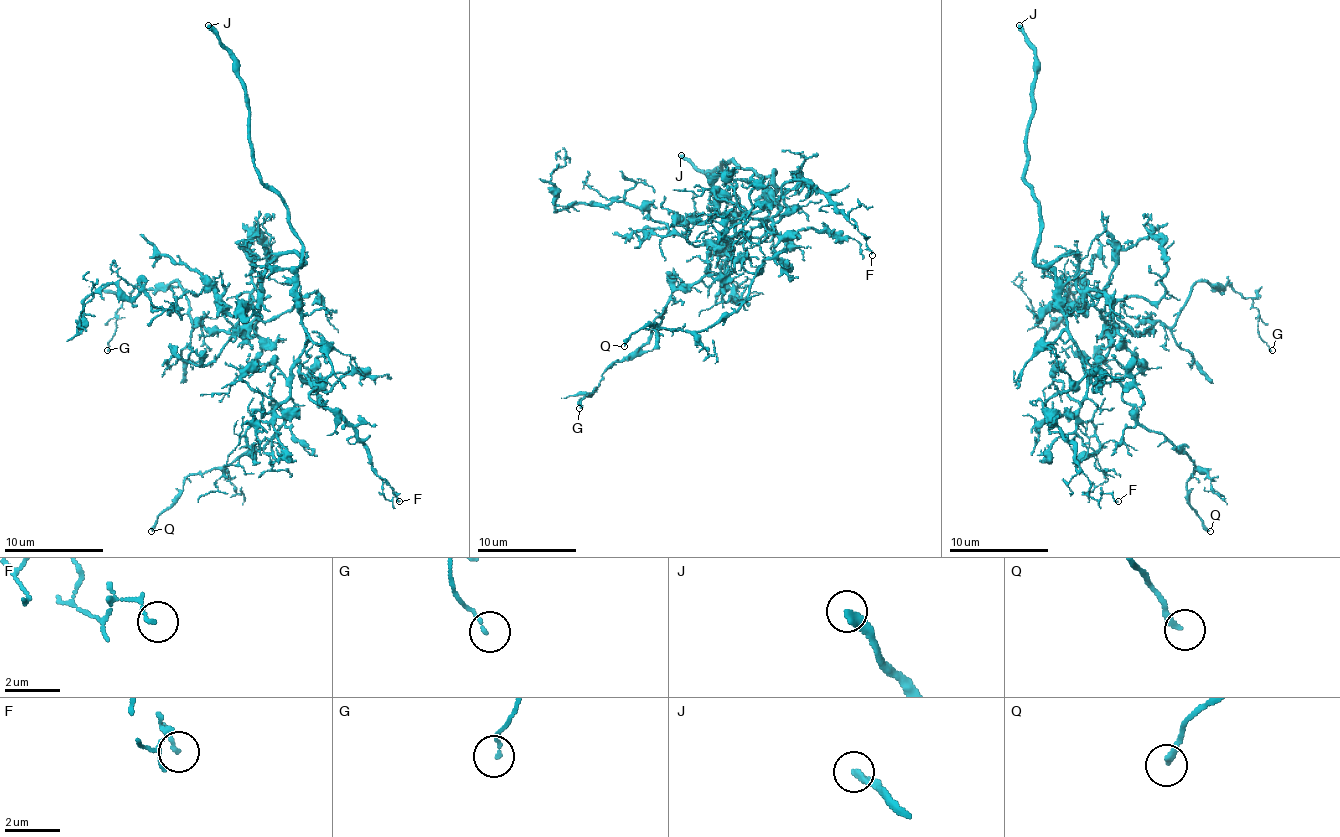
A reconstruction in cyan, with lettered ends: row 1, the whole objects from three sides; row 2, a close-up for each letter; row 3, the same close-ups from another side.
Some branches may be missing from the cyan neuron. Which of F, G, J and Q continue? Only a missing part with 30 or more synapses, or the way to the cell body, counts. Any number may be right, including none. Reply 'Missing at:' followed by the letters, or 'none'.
Missing at: J

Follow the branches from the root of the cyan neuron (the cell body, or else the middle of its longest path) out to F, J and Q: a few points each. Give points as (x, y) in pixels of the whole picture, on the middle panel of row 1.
F: (772, 195), (775, 222), (787, 205), (782, 188), (810, 180), (872, 255)
J: (772, 195), (775, 173), (758, 175), (733, 160), (723, 163), (718, 170), (698, 170), (681, 155)
Q: (772, 195), (777, 212), (743, 245), (743, 267), (758, 274), (748, 299), (701, 331), (646, 324), (624, 346)

